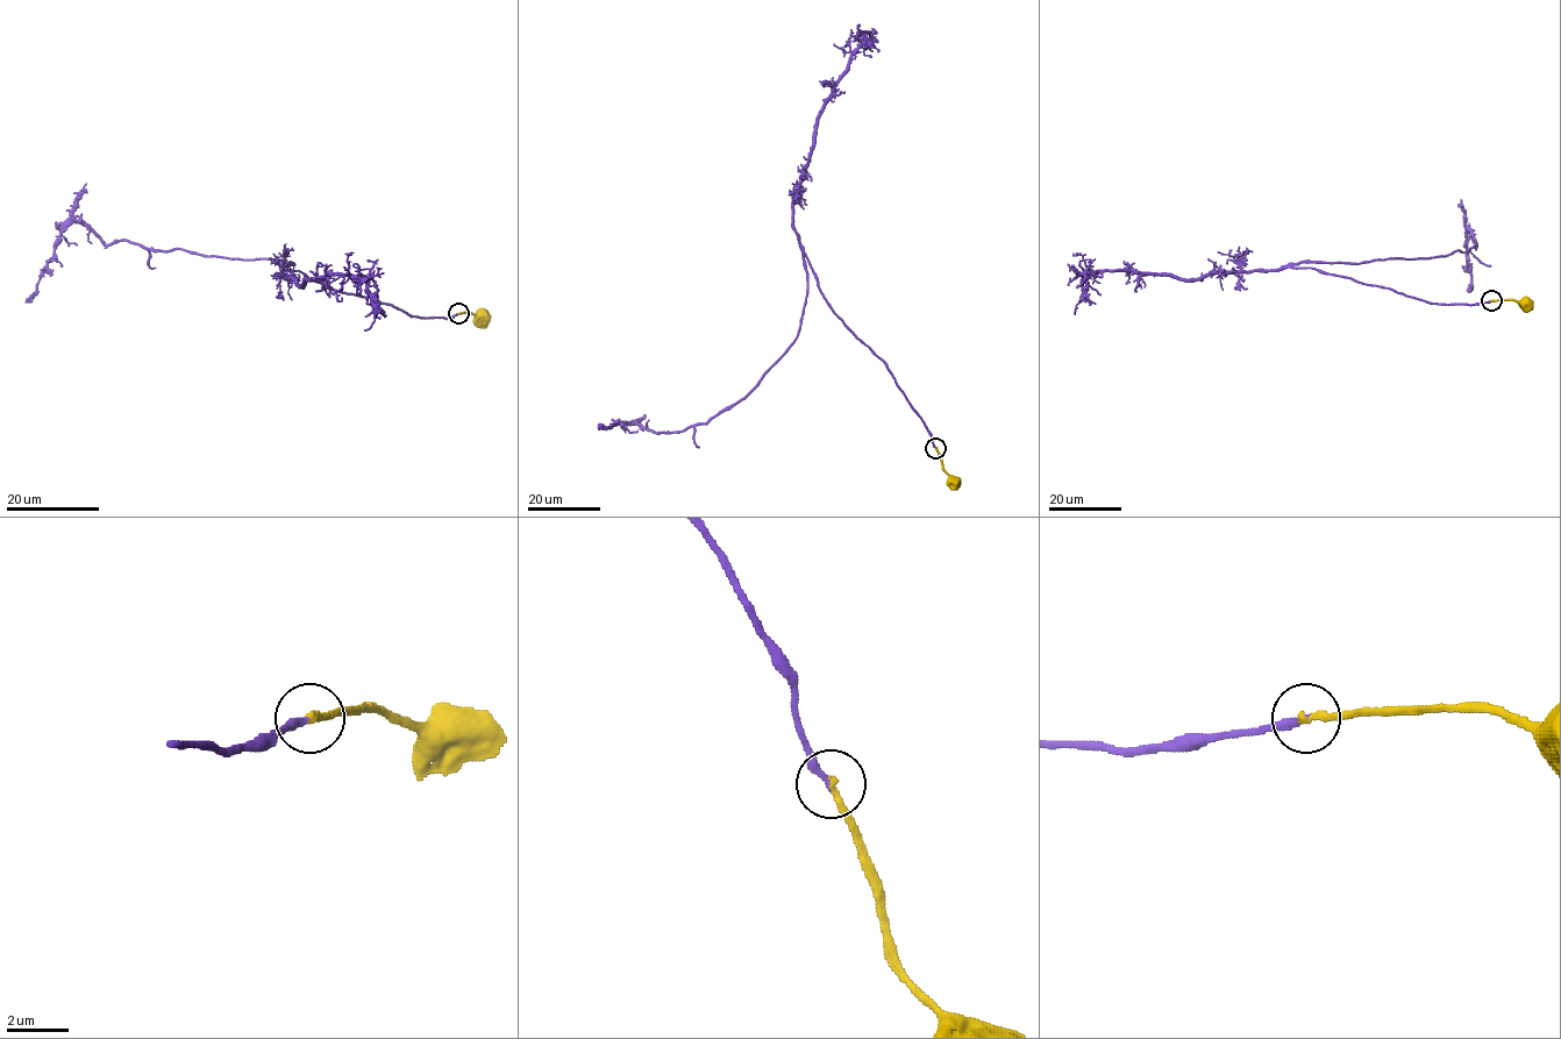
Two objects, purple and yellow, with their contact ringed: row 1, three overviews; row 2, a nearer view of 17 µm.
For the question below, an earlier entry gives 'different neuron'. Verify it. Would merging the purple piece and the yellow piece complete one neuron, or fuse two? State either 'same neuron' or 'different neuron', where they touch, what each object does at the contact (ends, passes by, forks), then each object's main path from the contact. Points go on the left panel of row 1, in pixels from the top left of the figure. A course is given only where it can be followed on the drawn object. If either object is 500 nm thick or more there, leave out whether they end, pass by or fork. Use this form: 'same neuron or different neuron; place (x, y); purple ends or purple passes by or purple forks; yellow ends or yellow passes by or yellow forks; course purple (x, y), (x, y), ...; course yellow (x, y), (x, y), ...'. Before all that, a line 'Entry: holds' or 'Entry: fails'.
Entry: fails
same neuron; place (458, 313); purple ends; yellow ends; course purple (460, 313), (413, 317), (337, 292), (283, 261), (108, 244), (72, 222), (26, 299); course yellow (460, 313), (482, 318)

